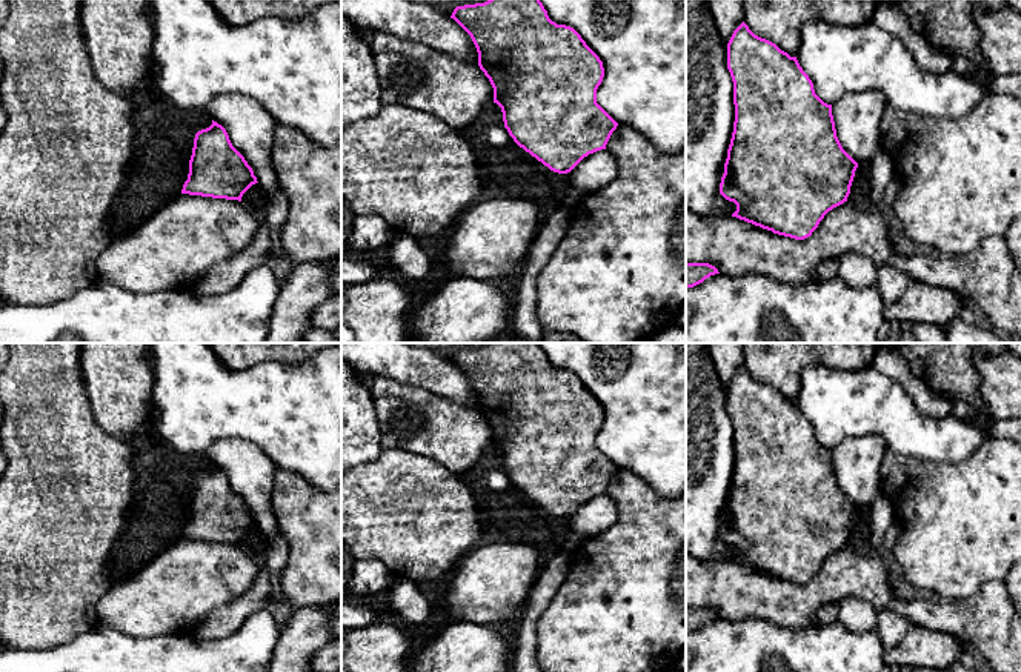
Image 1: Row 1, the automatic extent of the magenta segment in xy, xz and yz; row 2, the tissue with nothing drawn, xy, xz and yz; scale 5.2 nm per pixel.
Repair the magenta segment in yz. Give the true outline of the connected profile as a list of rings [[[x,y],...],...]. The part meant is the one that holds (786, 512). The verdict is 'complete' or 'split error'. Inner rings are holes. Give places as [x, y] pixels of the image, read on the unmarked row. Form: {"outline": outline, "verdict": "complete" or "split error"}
{"outline": [[[743,366],[727,388],[735,466],[720,538],[737,549],[732,561],[804,584],[824,560],[847,546],[858,507],[843,494],[832,449],[824,447],[797,401],[755,380]]], "verdict": "complete"}

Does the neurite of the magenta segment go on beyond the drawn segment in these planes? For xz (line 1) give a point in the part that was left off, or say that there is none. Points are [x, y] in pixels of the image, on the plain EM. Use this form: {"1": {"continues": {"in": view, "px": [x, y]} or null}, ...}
{"1": {"continues": null}}

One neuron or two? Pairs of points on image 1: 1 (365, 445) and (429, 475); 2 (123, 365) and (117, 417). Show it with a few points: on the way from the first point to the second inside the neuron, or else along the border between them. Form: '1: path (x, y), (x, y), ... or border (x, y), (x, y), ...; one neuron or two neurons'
1: border (383, 449), (374, 460), (357, 466); two neurons
2: path (119, 377), (119, 405); one neuron

